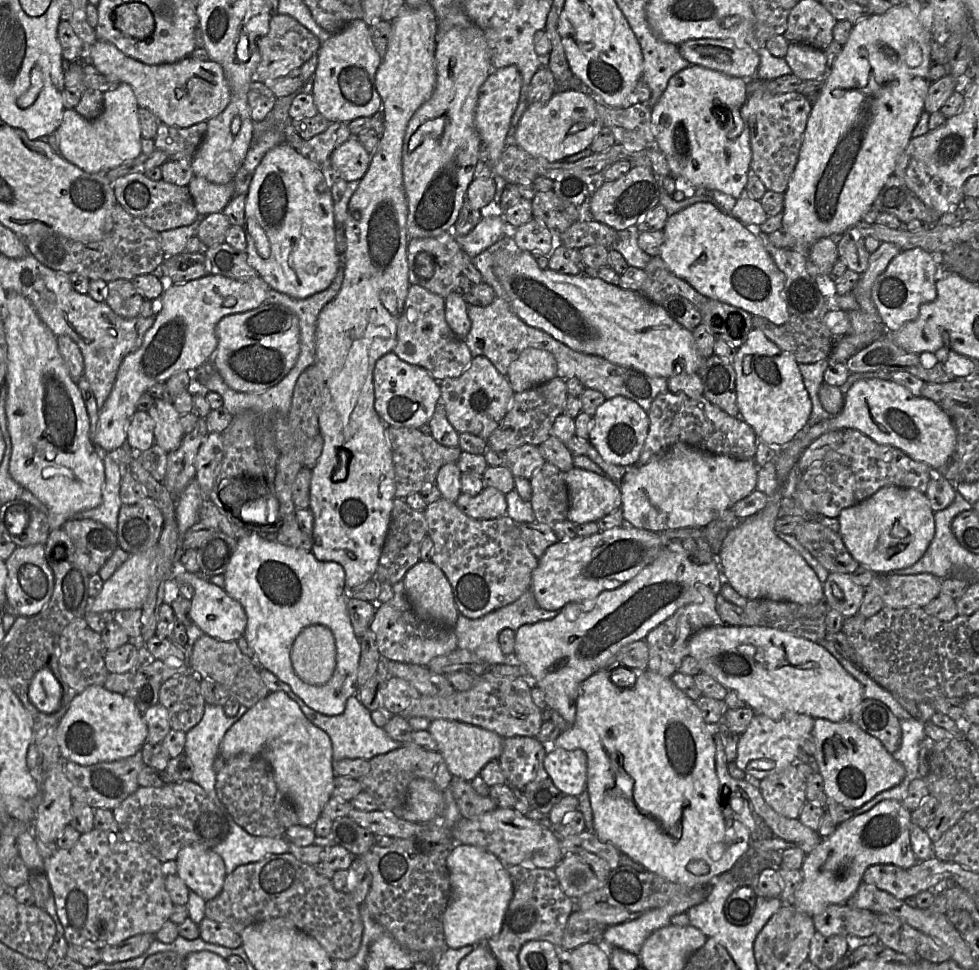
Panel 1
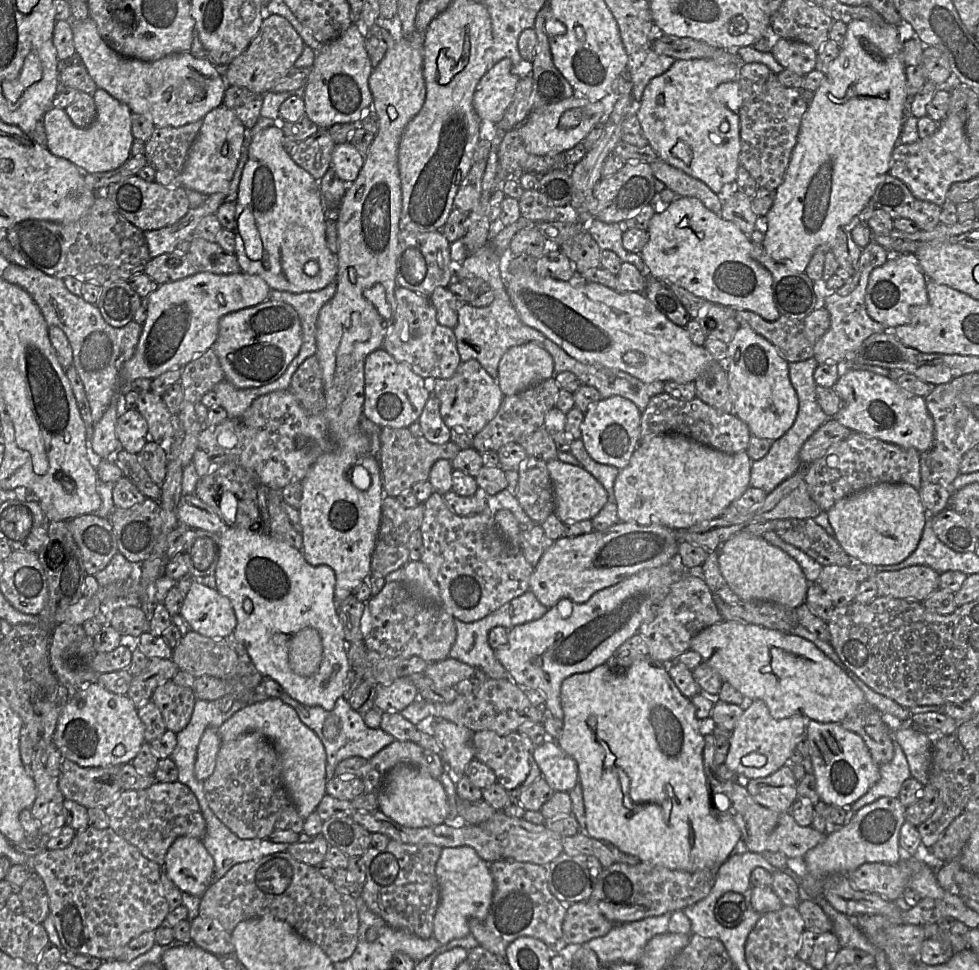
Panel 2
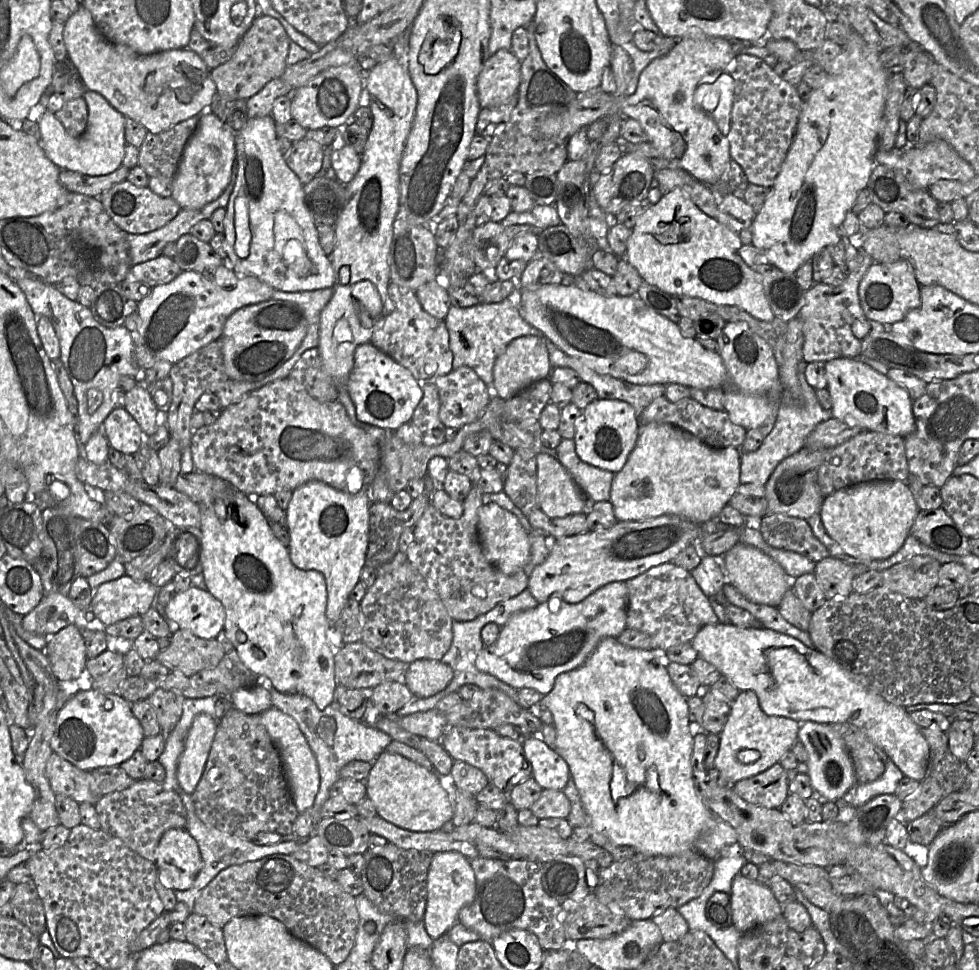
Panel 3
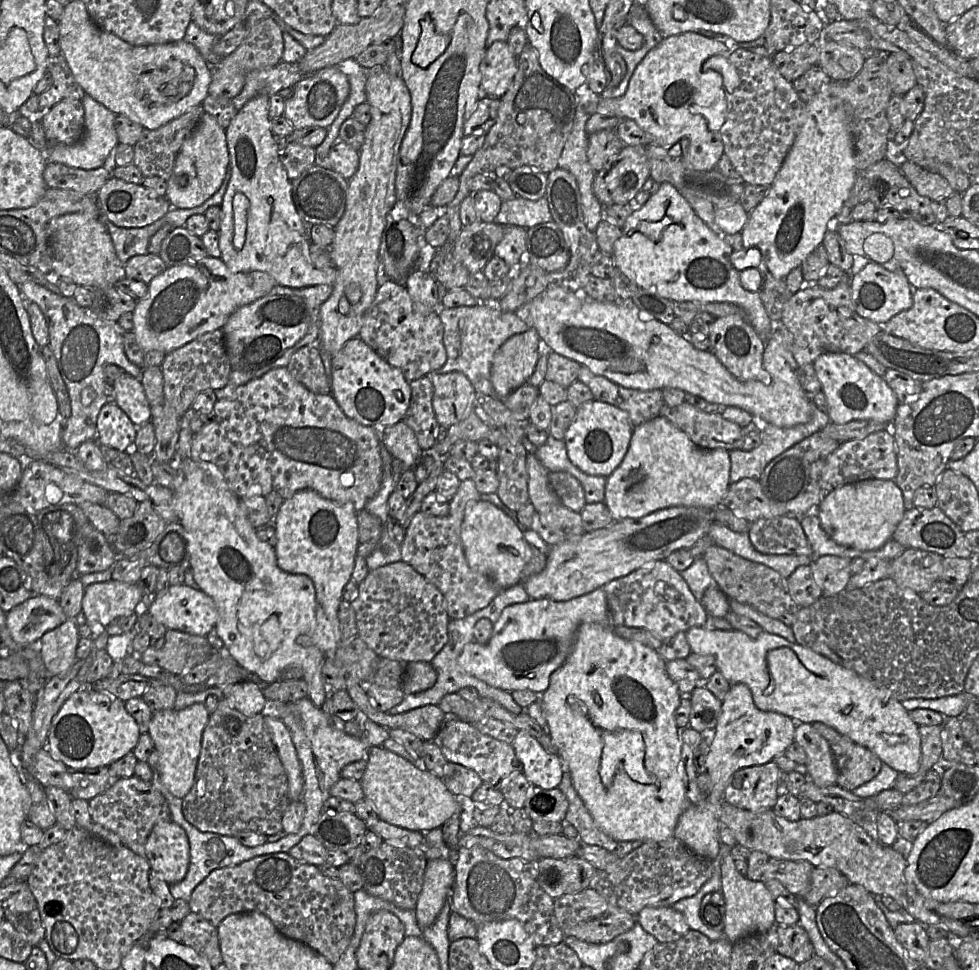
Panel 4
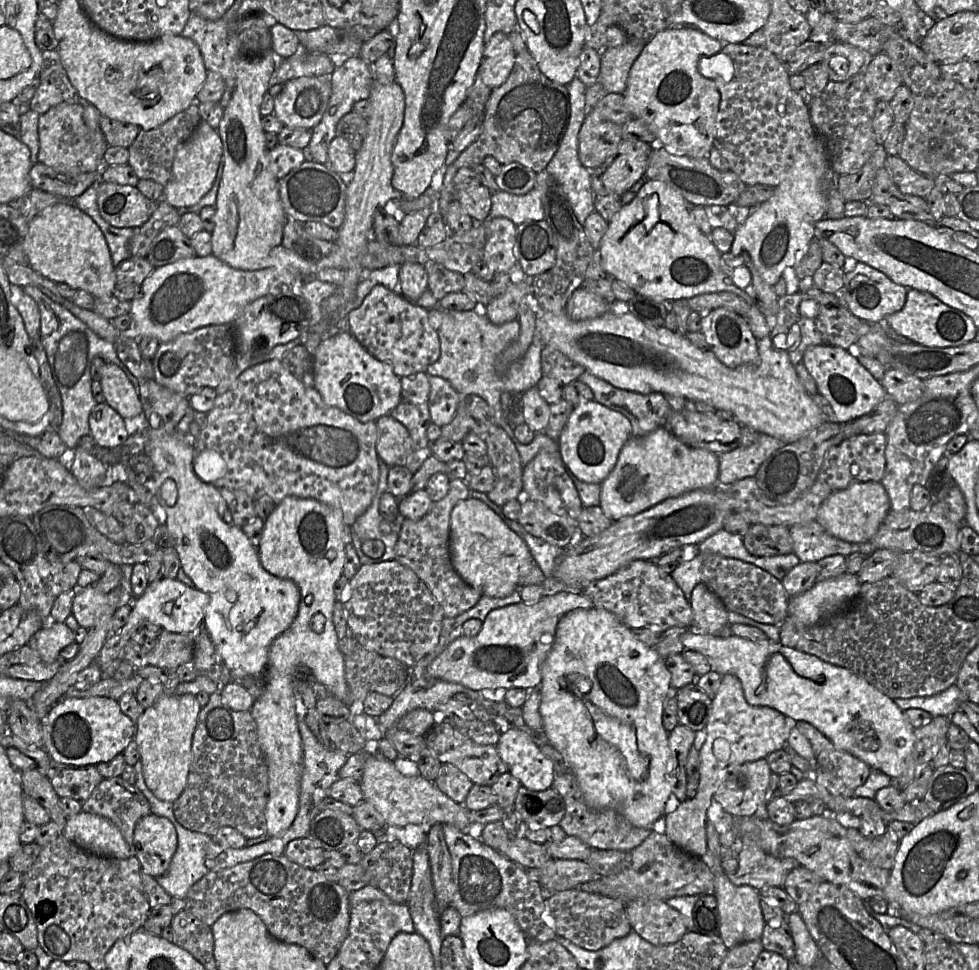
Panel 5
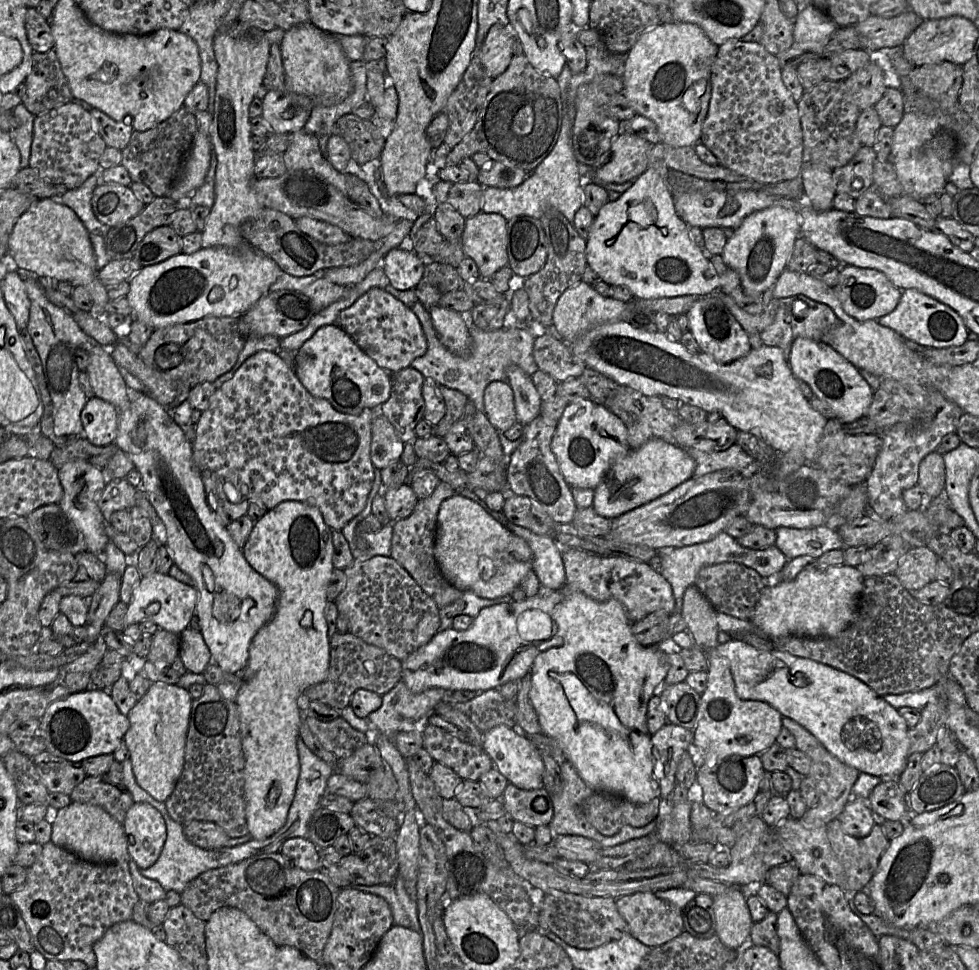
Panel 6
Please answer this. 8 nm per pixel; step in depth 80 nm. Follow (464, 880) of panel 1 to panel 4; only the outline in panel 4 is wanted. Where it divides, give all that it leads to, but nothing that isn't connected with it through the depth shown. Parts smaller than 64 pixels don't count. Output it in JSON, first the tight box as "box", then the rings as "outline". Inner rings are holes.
{"box":[414,857,455,930],"outline":[[[454,857],[429,860],[414,909],[421,930],[432,925],[449,898],[455,878]]]}

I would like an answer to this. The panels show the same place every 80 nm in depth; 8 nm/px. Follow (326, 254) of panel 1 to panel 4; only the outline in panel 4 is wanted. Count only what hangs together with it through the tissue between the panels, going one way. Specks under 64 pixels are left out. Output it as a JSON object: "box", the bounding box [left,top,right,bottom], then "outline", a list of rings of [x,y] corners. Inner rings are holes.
{"box":[220,95,335,288],"outline":[[[267,95],[255,96],[238,110],[225,129],[231,177],[220,205],[220,258],[234,273],[266,272],[277,284],[289,288],[333,286],[335,266],[317,268],[312,263],[308,225],[293,203],[291,180],[273,139],[268,107]]]}

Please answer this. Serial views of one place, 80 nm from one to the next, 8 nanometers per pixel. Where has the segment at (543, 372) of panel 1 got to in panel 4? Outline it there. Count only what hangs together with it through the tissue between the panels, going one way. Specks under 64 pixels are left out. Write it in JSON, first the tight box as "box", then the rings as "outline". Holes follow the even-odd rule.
{"box":[491,328,540,399],"outline":[[[535,328],[509,338],[495,353],[491,382],[497,397],[505,399],[513,390],[526,384],[539,358],[540,337]]]}

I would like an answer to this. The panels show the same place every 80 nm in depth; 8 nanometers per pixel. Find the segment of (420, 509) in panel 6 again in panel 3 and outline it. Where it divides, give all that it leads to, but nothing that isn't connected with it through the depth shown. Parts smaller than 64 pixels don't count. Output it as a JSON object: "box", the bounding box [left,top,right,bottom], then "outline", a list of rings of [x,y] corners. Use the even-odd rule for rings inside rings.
{"box":[406,484,529,621],"outline":[[[473,484],[463,502],[463,514],[458,519],[442,515],[428,503],[416,525],[412,528],[414,539],[408,546],[406,560],[424,577],[429,587],[440,597],[454,621],[470,621],[493,609],[499,602],[508,600],[528,588],[529,576],[519,570],[507,575],[493,567],[485,558],[479,542],[479,508],[483,505],[482,492]]]}

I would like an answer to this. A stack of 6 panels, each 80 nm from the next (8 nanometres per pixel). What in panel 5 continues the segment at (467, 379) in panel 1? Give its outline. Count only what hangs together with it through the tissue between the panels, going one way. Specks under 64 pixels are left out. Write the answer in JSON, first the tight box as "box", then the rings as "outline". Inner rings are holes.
{"box":[427,375,459,425],"outline":[[[427,375],[430,384],[428,408],[433,424],[447,425],[452,421],[459,402],[458,391],[445,379]]]}

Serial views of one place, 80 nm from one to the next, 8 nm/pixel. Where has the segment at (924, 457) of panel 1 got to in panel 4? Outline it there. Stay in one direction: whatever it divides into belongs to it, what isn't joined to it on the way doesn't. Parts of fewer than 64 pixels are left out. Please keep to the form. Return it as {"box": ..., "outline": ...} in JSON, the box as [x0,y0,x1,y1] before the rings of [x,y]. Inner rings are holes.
{"box":[813,353,898,424],"outline":[[[824,353],[813,361],[816,375],[828,404],[830,422],[844,424],[851,420],[873,420],[891,423],[895,418],[898,399],[884,378],[867,365],[846,353]]]}

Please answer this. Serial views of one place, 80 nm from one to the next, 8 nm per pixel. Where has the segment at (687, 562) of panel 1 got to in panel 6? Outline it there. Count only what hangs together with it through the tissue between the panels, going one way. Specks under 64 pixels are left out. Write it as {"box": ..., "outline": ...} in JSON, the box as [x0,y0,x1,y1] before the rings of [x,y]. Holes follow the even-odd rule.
{"box":[401,586,567,693],"outline":[[[566,586],[559,590],[543,590],[524,601],[502,603],[483,608],[474,618],[472,625],[464,631],[447,629],[438,631],[424,646],[411,653],[402,662],[401,681],[413,693],[429,688],[443,688],[447,691],[486,691],[498,689],[510,681],[519,681],[526,676],[535,657],[541,652],[540,645],[553,634],[552,611],[567,595]]]}

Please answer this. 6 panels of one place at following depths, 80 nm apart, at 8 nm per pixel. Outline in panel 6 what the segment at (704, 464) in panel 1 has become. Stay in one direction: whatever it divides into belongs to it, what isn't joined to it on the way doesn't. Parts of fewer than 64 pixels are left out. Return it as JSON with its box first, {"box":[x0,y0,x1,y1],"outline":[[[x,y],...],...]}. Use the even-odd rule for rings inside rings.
{"box":[592,439,695,519],"outline":[[[651,439],[615,461],[594,489],[592,507],[600,516],[615,519],[692,478],[694,470],[695,460],[687,451],[662,439]]]}

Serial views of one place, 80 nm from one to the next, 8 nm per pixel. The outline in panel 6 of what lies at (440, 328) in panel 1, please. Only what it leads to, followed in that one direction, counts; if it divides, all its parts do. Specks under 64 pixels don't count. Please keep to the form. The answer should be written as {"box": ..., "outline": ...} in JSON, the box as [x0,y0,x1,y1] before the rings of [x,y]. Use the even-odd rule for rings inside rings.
{"box":[335,287,428,373],"outline":[[[379,287],[371,288],[350,307],[341,311],[335,324],[389,373],[410,367],[412,361],[424,355],[428,348],[420,321],[411,307]]]}

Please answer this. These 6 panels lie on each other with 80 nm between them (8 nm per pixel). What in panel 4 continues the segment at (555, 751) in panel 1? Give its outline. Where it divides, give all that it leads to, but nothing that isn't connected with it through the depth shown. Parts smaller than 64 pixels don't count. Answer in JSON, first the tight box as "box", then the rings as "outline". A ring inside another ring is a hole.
{"box":[511,730,564,789],"outline":[[[519,730],[511,745],[522,763],[522,773],[532,785],[543,789],[558,787],[564,773],[559,755],[548,753],[526,731]]]}

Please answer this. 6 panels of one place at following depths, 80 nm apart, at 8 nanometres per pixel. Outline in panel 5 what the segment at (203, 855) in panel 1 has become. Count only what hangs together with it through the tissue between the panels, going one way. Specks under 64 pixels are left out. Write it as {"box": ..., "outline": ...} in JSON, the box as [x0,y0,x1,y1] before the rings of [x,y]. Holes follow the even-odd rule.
{"box":[132,813,177,878],"outline":[[[150,813],[136,823],[132,855],[138,858],[142,871],[148,875],[156,878],[163,875],[177,846],[177,831],[167,818]]]}

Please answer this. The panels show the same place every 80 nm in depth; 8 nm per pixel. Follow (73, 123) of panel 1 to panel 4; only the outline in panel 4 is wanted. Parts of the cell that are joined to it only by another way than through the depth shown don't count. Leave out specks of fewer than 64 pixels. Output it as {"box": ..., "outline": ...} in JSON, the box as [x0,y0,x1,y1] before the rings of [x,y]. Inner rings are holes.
{"box":[46,95,119,170],"outline":[[[89,95],[81,100],[84,107],[84,135],[73,145],[48,144],[46,158],[48,162],[64,164],[68,167],[92,170],[102,167],[114,148],[119,144],[115,131],[116,114]]]}

